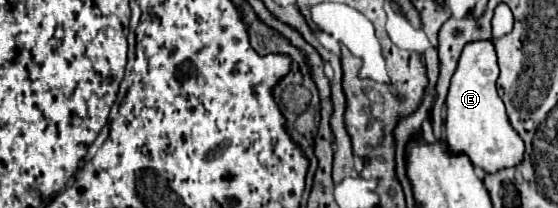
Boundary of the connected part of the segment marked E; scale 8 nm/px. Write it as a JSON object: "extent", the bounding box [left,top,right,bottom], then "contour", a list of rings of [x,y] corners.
{"extent":[446,42,524,174],"contour":[[[470,42],[452,76],[446,98],[446,144],[452,154],[466,154],[486,174],[518,166],[524,160],[524,142],[510,126],[502,98],[496,92],[496,54],[492,42]]]}

